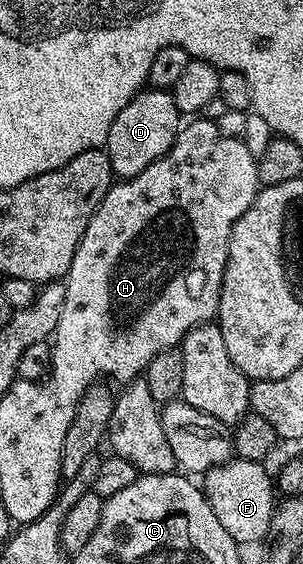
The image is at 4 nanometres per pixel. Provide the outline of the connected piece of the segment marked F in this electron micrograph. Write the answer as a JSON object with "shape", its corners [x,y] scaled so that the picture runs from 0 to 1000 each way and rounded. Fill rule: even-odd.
{"shape":[[[772,809],[752,819],[700,826],[670,842],[677,885],[696,894],[696,908],[710,908],[723,929],[749,936],[749,950],[762,950],[785,965],[871,963],[884,956],[908,902],[908,855],[888,849],[875,830],[865,821]]]}

